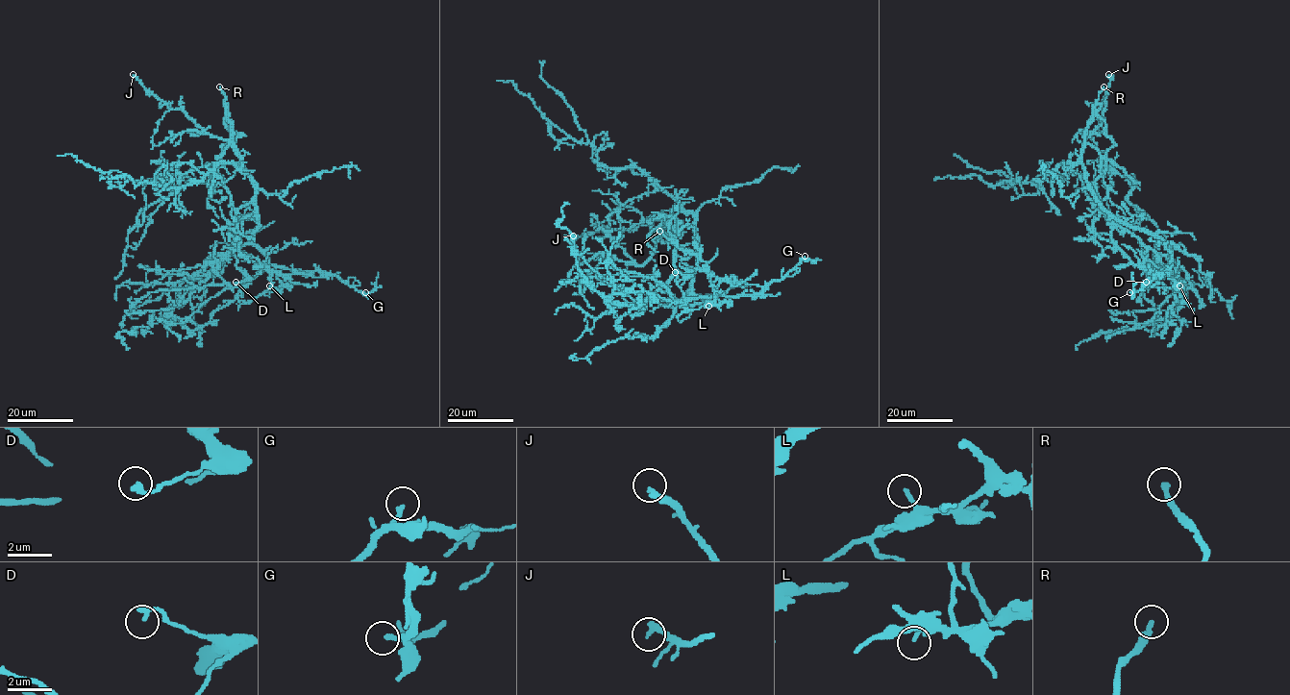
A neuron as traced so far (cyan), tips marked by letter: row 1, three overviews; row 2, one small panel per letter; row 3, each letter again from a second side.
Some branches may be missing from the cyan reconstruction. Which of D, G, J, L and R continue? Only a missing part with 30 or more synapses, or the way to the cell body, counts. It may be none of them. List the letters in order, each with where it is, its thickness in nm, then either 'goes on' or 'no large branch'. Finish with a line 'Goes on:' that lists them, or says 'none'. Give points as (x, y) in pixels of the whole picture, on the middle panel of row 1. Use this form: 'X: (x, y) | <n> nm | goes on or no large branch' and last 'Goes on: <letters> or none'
D: (675, 272) | 240 nm | no large branch
G: (805, 256) | 190 nm | no large branch
J: (573, 235) | 240 nm | goes on
L: (708, 306) | 160 nm | no large branch
R: (659, 231) | 240 nm | goes on
Goes on: J, R

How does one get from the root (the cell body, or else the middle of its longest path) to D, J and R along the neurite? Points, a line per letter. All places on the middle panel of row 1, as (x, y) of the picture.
D: (683, 226), (674, 228), (674, 274), (676, 282), (685, 276), (675, 272)
J: (683, 226), (690, 225), (694, 216), (682, 209), (673, 209), (655, 213), (631, 231), (605, 228), (573, 235)
R: (683, 226), (690, 225), (694, 216), (682, 209), (677, 209), (659, 231)

